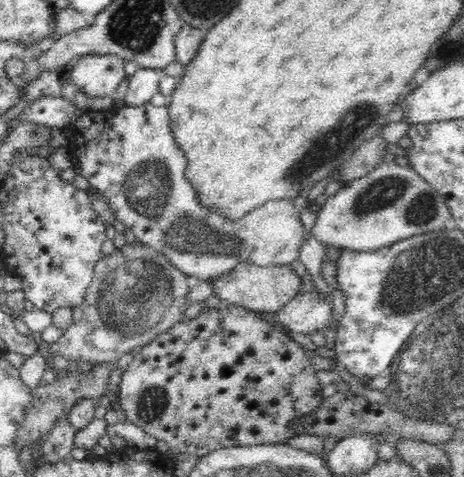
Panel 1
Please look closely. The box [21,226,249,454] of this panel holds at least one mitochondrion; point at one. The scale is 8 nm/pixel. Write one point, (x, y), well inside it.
(125, 302)

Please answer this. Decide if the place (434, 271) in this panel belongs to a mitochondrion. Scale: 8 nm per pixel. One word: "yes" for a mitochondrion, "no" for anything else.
yes

